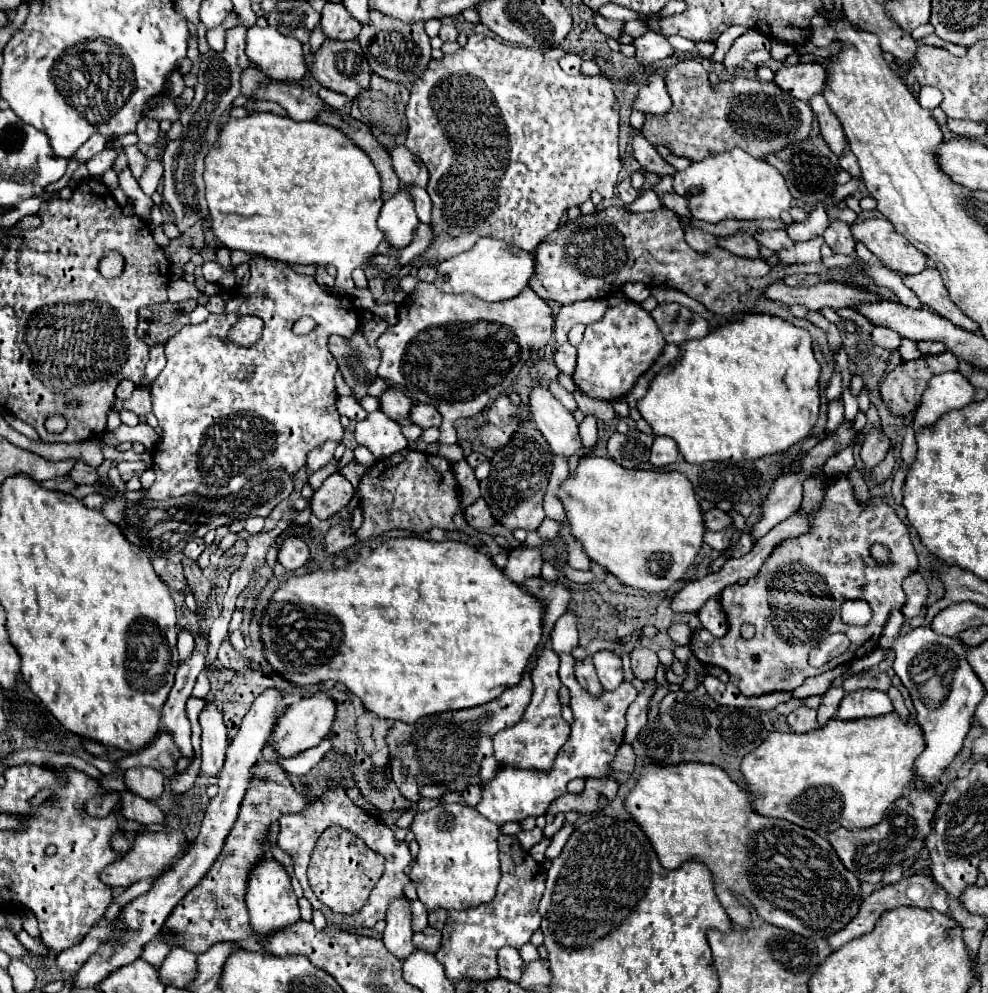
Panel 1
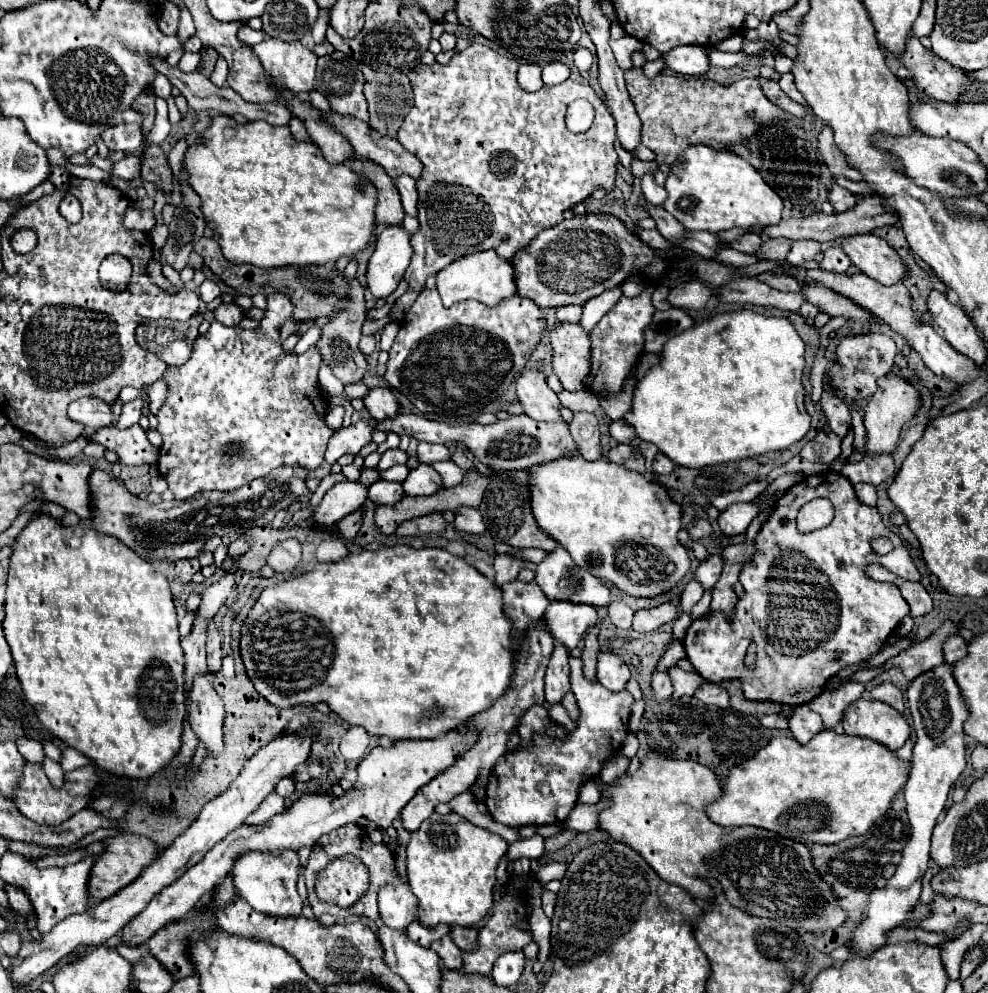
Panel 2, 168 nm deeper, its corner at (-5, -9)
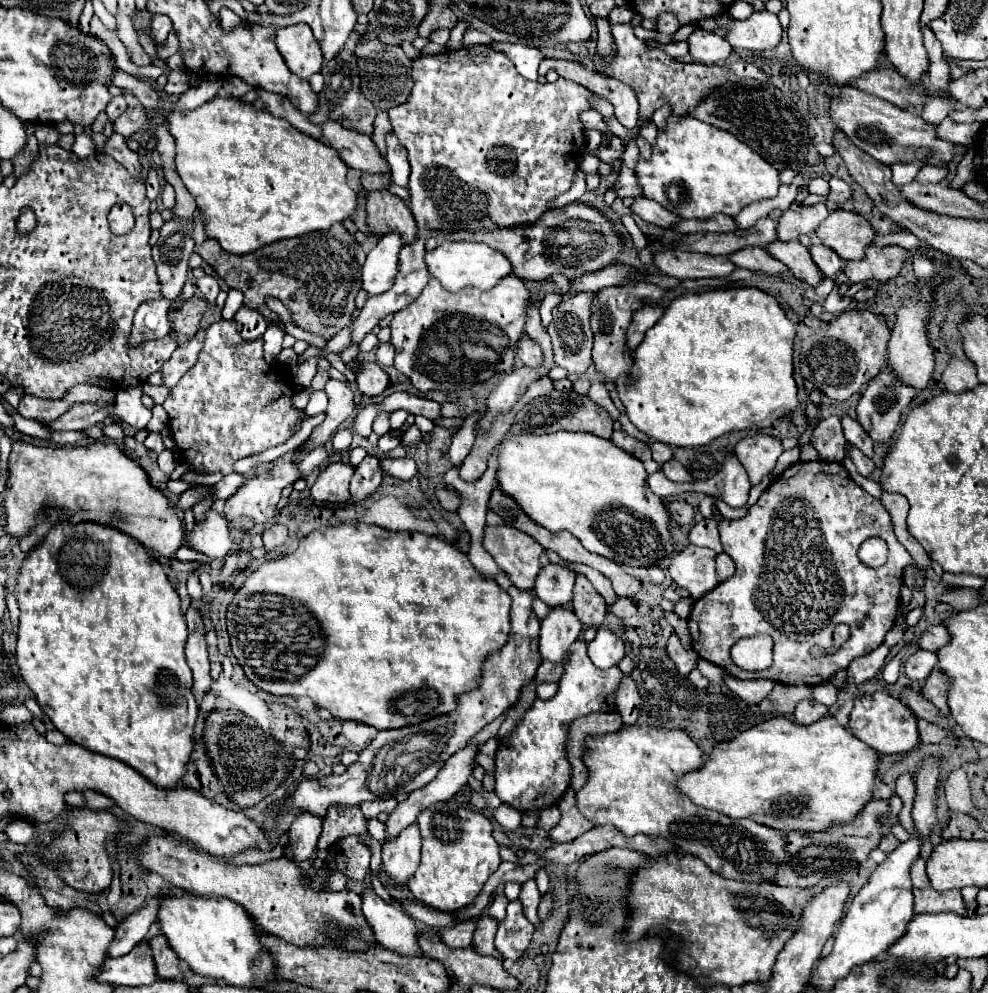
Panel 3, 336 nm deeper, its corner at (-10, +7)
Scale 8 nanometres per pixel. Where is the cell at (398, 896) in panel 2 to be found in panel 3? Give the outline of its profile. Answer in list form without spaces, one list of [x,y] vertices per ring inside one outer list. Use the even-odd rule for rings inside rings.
[[[412,824],[400,832],[394,842],[384,842],[382,864],[392,882],[406,886],[420,860],[420,832],[418,824]]]

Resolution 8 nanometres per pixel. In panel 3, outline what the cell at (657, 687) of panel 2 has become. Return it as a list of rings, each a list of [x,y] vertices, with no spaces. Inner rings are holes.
[[[672,634],[670,640],[668,640],[668,656],[674,660],[674,664],[678,666],[678,672],[682,676],[688,676],[696,668],[698,660],[700,660],[700,656],[694,650],[686,650],[680,644],[680,640],[678,640],[676,634]]]

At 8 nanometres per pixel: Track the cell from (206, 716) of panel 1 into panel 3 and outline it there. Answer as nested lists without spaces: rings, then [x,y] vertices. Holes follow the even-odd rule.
[[[196,608],[186,610],[186,624],[188,624],[188,642],[186,642],[186,662],[194,674],[194,694],[206,694],[212,686],[210,678],[210,664],[208,664],[208,652],[204,642],[204,624],[202,616],[198,616]]]

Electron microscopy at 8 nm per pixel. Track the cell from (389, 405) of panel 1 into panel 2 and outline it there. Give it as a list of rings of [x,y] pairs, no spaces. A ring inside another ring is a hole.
[[[373,388],[369,390],[369,394],[363,398],[367,410],[371,412],[371,416],[375,420],[387,420],[393,418],[395,414],[399,414],[399,402],[395,398],[395,394],[389,388]]]

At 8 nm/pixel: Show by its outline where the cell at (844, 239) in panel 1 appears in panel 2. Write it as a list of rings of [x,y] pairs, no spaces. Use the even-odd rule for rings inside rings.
[[[835,244],[831,248],[825,250],[825,258],[821,260],[821,268],[829,270],[829,272],[845,272],[849,268],[849,256],[845,256],[845,252],[841,252],[841,246]]]

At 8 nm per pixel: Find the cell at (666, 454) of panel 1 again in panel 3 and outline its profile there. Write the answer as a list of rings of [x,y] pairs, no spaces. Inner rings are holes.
[[[652,442],[652,458],[658,462],[658,466],[662,466],[672,458],[672,448],[662,442]]]

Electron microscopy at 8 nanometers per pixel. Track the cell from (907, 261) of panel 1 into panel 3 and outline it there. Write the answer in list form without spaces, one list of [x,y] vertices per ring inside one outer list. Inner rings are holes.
[[[836,208],[816,228],[824,246],[834,250],[842,260],[864,258],[864,250],[872,246],[874,228],[866,218],[856,212]]]

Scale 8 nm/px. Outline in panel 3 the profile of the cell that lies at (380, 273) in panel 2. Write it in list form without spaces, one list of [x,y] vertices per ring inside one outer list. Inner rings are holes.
[[[396,232],[382,236],[374,250],[370,250],[362,266],[362,290],[368,296],[384,294],[398,272],[398,252],[402,250],[402,240]]]

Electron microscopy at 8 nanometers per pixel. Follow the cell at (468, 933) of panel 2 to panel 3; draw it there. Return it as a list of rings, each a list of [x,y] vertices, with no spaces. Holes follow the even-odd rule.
[[[494,918],[478,920],[478,928],[474,932],[474,950],[484,956],[494,956],[494,958],[502,960],[500,952],[496,952],[496,946],[494,946],[494,934],[496,934],[496,920]]]

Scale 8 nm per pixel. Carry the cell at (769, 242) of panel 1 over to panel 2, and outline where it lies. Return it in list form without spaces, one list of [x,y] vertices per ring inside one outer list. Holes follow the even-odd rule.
[[[743,234],[739,240],[731,242],[731,248],[739,250],[739,252],[757,252],[757,248],[761,246],[761,238],[759,234]]]

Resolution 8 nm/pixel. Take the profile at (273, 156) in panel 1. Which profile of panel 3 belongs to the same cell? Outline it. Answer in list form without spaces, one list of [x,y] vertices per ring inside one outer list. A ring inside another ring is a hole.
[[[214,96],[212,100],[208,100],[206,104],[202,104],[200,108],[194,110],[164,110],[164,122],[168,124],[170,134],[176,140],[176,172],[182,178],[184,186],[188,188],[188,192],[192,194],[192,198],[196,200],[198,210],[206,216],[206,228],[204,234],[206,238],[214,238],[220,242],[222,250],[230,252],[230,254],[246,254],[252,252],[254,248],[262,248],[266,244],[272,244],[274,240],[282,240],[282,238],[294,238],[294,236],[302,236],[308,232],[316,232],[316,230],[328,230],[332,224],[342,224],[346,218],[350,218],[354,214],[356,208],[356,192],[346,184],[346,164],[340,160],[338,152],[334,152],[334,148],[328,148],[326,144],[322,144],[320,140],[312,140],[310,136],[294,130],[294,126],[286,124],[286,120],[272,116],[268,110],[258,110],[248,102],[240,102],[234,98],[222,98],[222,96]]]

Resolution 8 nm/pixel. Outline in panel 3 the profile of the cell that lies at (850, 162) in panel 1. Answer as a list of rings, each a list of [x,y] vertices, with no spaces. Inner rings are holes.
[[[828,178],[828,186],[830,186],[830,192],[826,194],[828,210],[834,210],[836,206],[844,206],[850,200],[852,192],[850,192],[850,186],[844,180]]]

